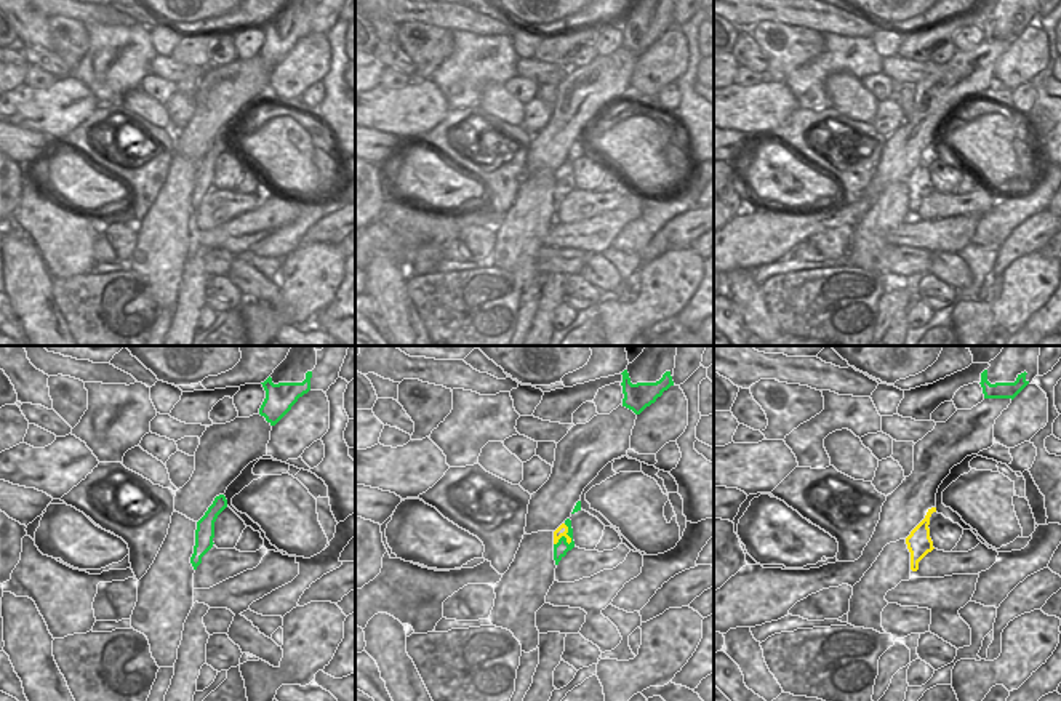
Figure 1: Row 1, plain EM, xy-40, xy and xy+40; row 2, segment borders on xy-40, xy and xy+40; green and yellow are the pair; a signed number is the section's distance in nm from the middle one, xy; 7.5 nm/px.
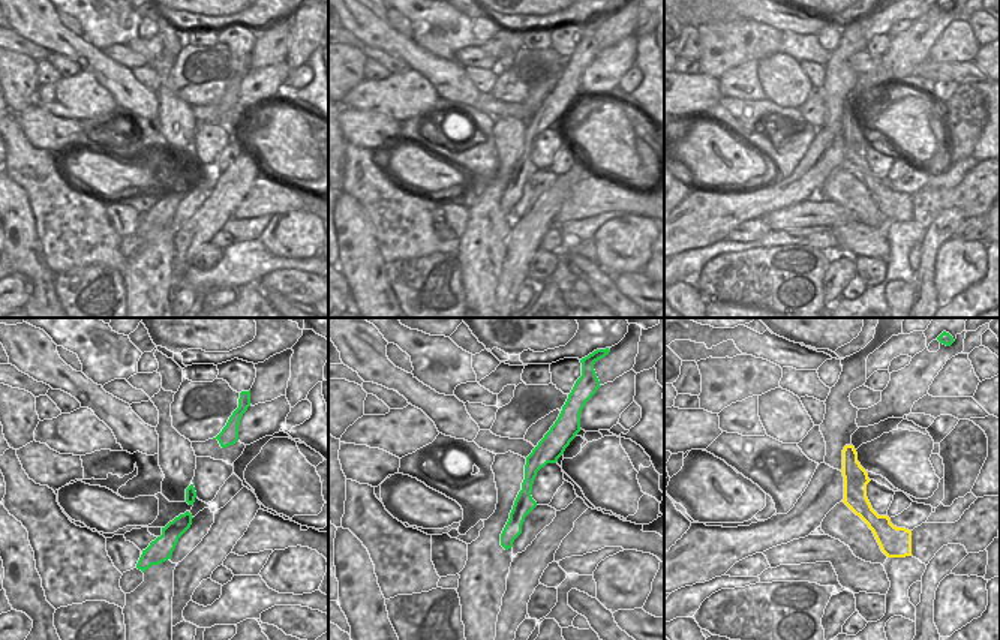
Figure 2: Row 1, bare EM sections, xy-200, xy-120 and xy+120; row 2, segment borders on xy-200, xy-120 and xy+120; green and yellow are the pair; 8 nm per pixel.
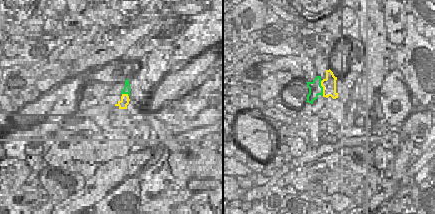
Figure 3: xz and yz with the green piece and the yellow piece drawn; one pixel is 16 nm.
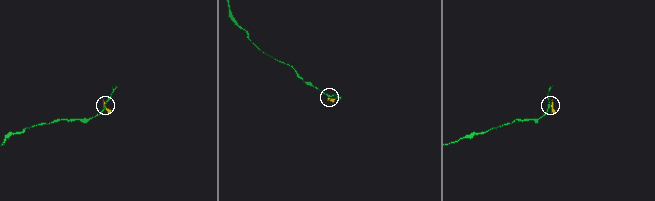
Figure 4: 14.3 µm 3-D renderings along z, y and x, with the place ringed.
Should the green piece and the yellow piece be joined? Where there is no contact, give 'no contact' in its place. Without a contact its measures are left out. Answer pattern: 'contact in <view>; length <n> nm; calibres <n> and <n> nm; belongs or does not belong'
contact in xy; length 190 nm; calibres 110 and 90 nm; does not belong

